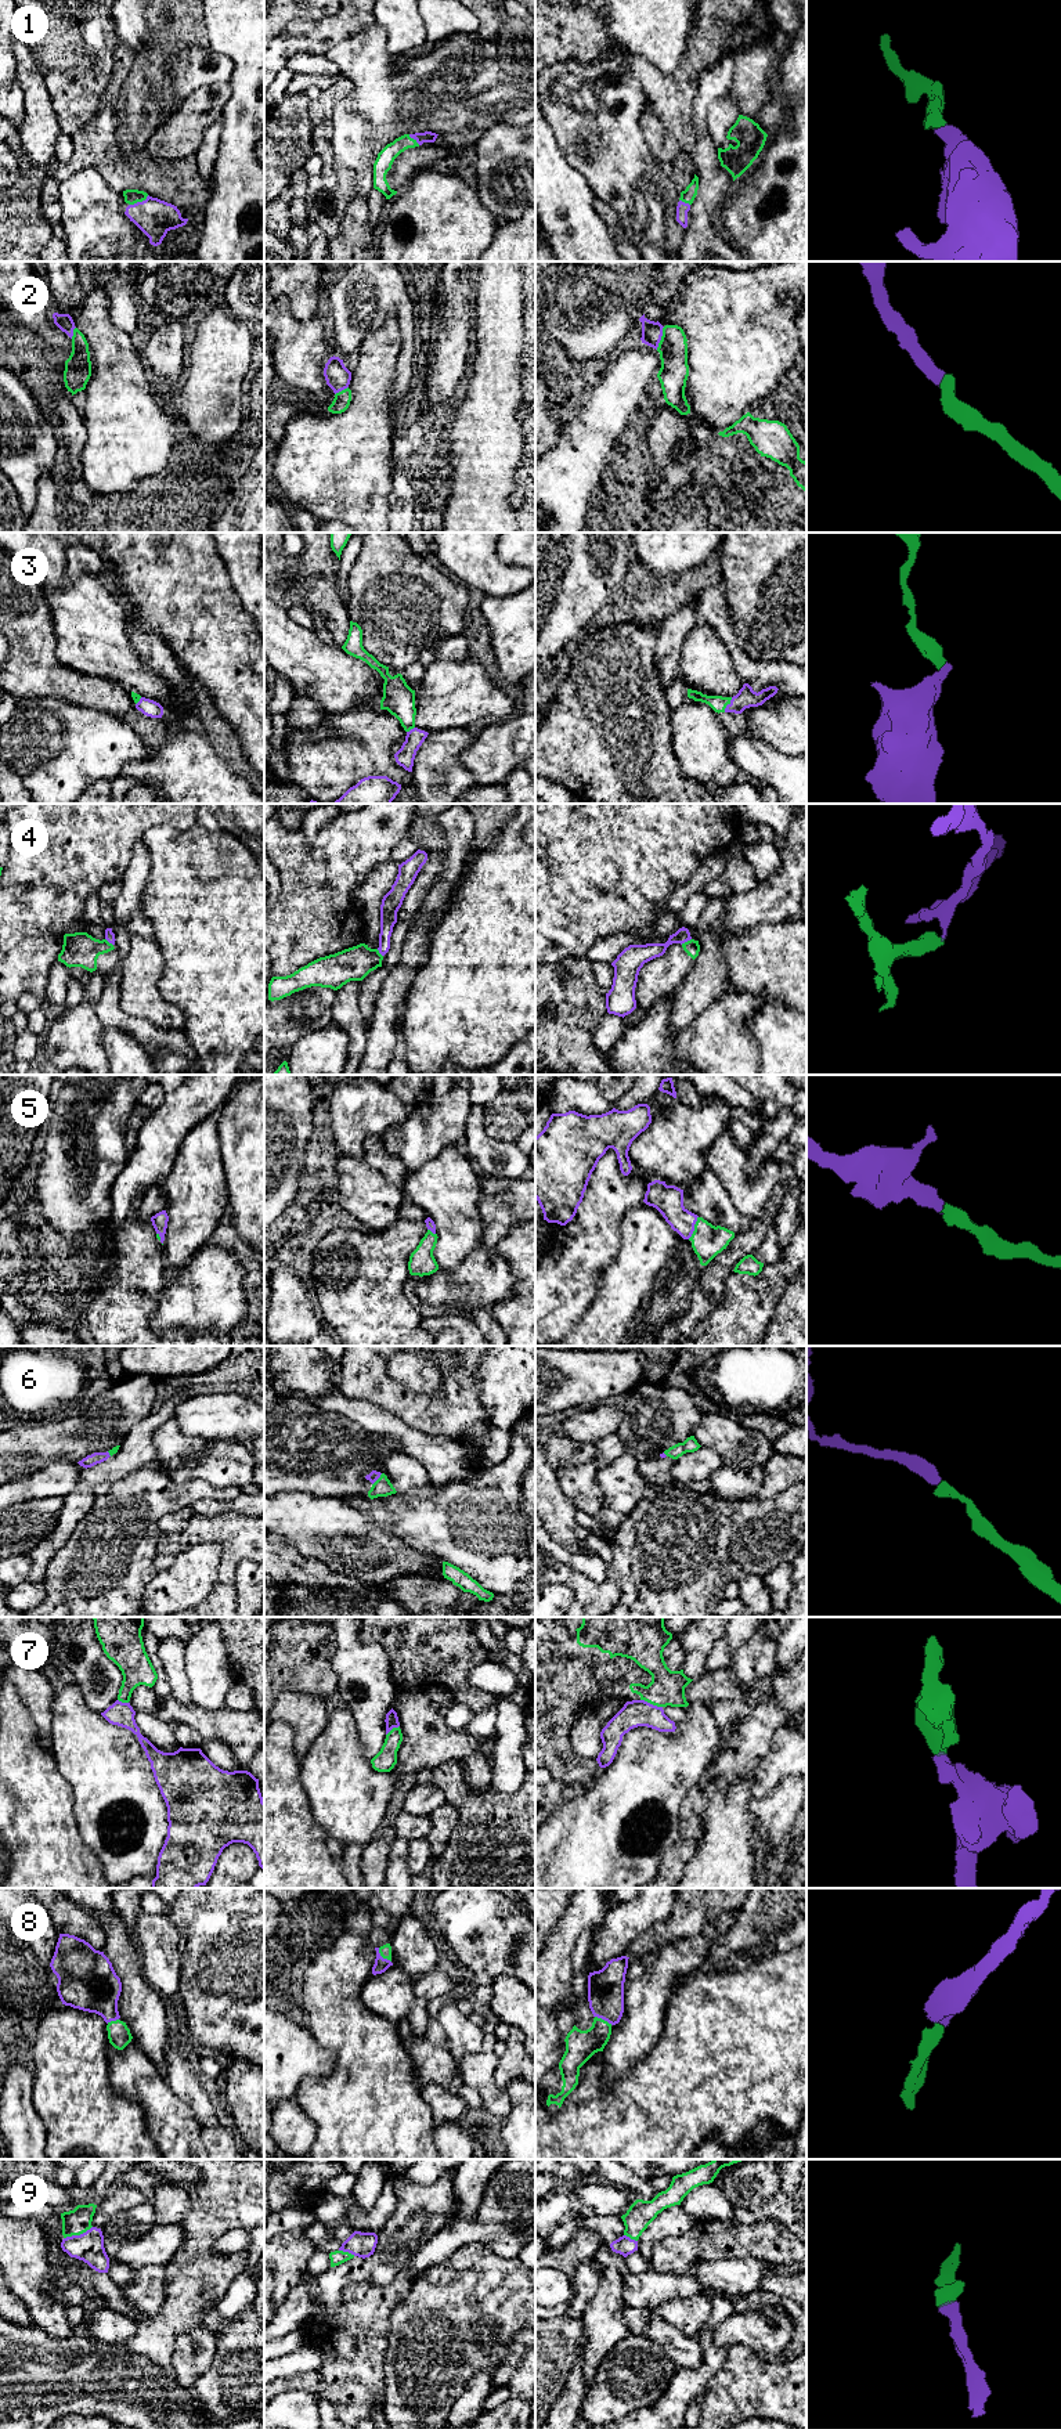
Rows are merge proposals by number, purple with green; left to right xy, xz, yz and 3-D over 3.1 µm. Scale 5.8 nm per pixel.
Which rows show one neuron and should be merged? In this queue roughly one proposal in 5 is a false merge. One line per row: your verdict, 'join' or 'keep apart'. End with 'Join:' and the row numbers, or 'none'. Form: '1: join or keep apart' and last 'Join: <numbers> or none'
1: join
2: join
3: join
4: keep apart
5: join
6: join
7: keep apart
8: join
9: join
Join: 1, 2, 3, 5, 6, 8, 9

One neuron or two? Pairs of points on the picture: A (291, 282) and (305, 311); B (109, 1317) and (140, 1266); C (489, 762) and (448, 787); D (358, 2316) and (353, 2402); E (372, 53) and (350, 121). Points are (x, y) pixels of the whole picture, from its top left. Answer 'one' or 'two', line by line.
A: one
B: one
C: two
D: one
E: one

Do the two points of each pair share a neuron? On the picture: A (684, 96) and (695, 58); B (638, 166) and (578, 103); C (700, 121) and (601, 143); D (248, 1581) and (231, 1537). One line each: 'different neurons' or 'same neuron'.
A: same neuron
B: same neuron
C: different neurons
D: different neurons

